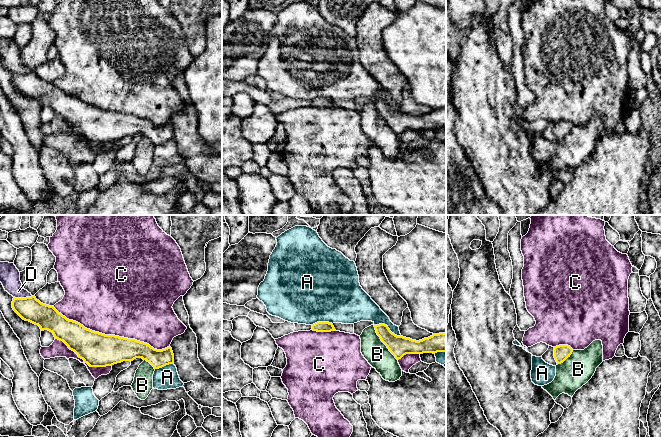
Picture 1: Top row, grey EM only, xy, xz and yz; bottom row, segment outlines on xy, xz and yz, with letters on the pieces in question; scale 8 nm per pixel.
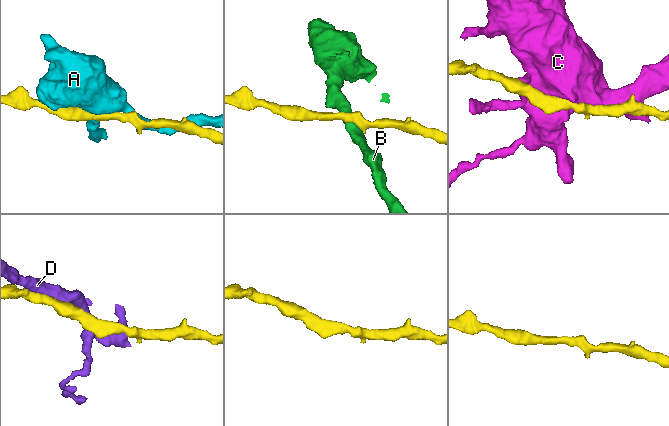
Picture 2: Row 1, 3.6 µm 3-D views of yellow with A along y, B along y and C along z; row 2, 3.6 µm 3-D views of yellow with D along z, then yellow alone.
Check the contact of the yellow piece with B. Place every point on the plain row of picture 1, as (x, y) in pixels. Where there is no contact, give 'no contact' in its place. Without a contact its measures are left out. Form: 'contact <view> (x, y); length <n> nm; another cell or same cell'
contact xz (383, 118); length 340 nm; same cell

